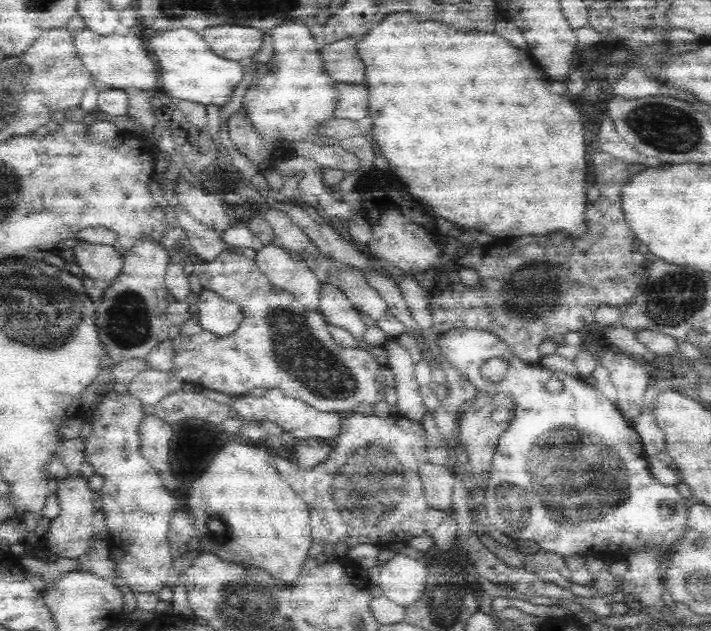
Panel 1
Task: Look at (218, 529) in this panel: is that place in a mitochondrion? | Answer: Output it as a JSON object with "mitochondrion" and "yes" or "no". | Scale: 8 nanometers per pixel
{"mitochondrion":"yes"}

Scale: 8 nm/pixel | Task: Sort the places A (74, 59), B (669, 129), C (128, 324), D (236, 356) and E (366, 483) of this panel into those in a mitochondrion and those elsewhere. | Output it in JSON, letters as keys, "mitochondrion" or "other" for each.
{"A":"other","B":"mitochondrion","C":"mitochondrion","D":"other","E":"mitochondrion"}

